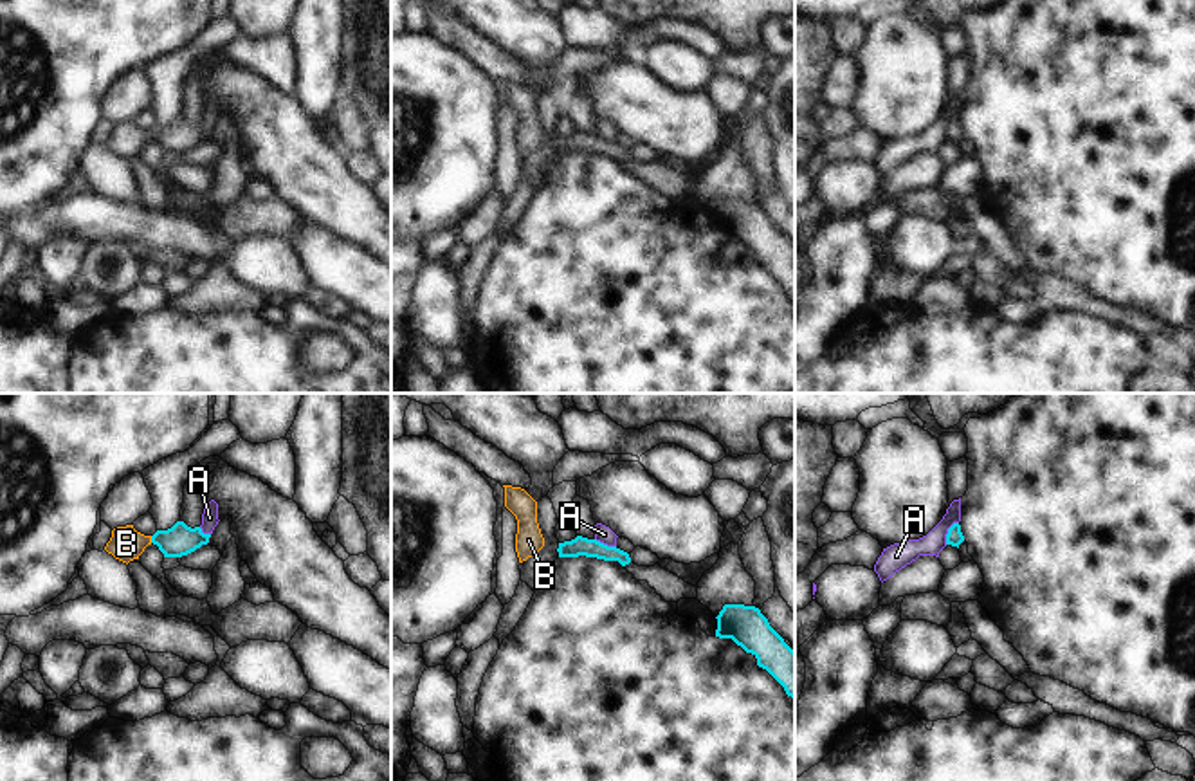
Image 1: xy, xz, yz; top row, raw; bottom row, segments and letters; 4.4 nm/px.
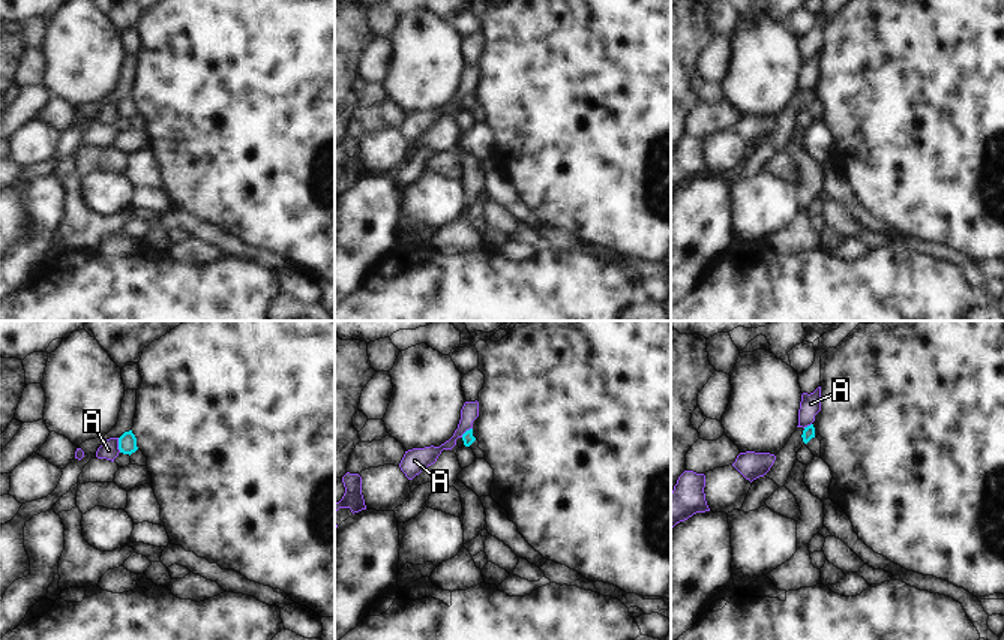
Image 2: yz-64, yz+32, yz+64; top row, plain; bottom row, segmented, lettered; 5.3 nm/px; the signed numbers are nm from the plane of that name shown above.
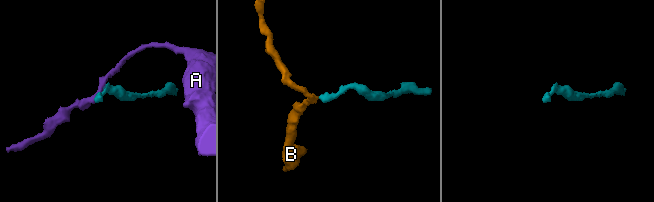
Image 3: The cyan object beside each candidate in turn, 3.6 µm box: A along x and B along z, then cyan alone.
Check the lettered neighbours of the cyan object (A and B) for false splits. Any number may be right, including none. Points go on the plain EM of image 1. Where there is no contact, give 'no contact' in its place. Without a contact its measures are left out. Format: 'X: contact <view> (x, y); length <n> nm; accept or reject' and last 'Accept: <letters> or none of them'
A: contact yz (948, 128); length 120 nm; reject
B: contact xy (152, 136); length 30 nm; accept
Accept: B

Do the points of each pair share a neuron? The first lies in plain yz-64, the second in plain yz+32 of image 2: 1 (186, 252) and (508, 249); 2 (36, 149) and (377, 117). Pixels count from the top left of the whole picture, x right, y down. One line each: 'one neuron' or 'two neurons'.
1: one neuron
2: two neurons

